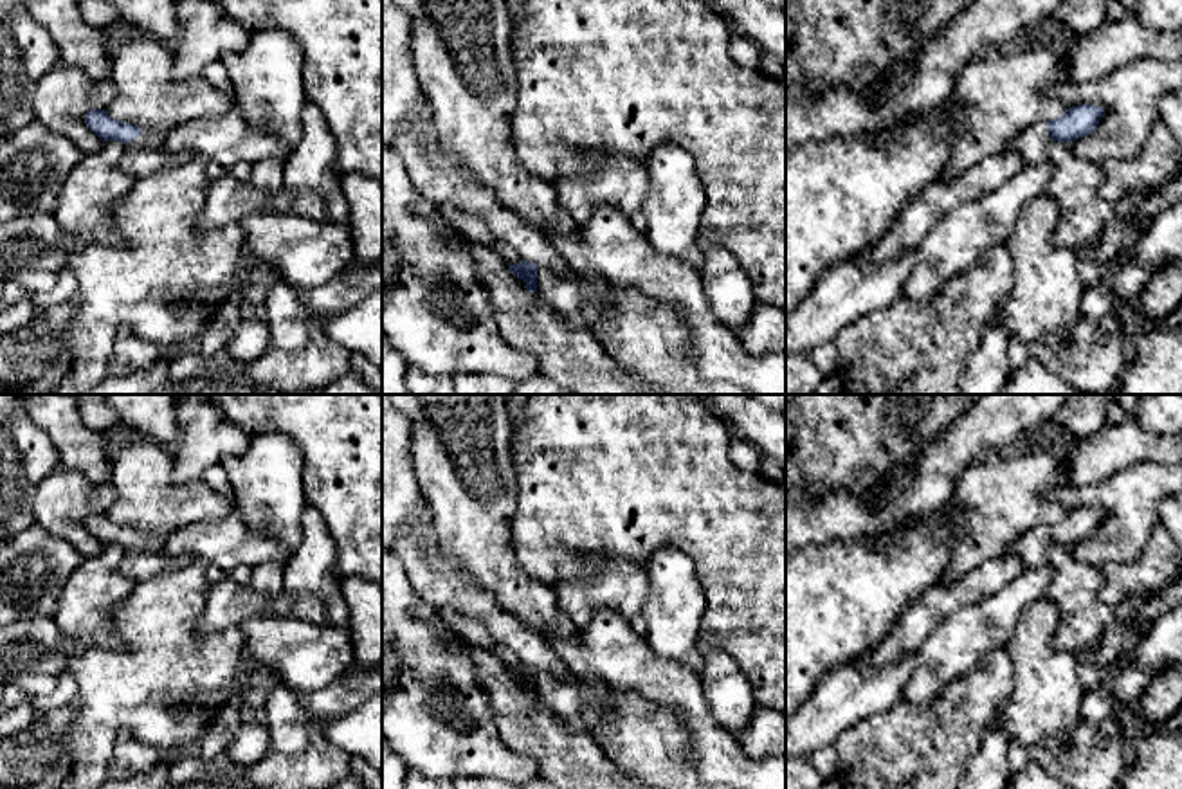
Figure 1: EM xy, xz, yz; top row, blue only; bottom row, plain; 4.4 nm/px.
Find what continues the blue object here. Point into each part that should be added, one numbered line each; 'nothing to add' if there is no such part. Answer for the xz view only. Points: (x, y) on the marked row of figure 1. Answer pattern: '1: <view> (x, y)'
1: xz (440, 179)

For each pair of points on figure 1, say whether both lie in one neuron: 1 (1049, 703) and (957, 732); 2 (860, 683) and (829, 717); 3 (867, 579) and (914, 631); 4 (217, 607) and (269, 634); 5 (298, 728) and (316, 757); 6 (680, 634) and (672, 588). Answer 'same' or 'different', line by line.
1: different
2: same
3: different
4: different
5: different
6: same

